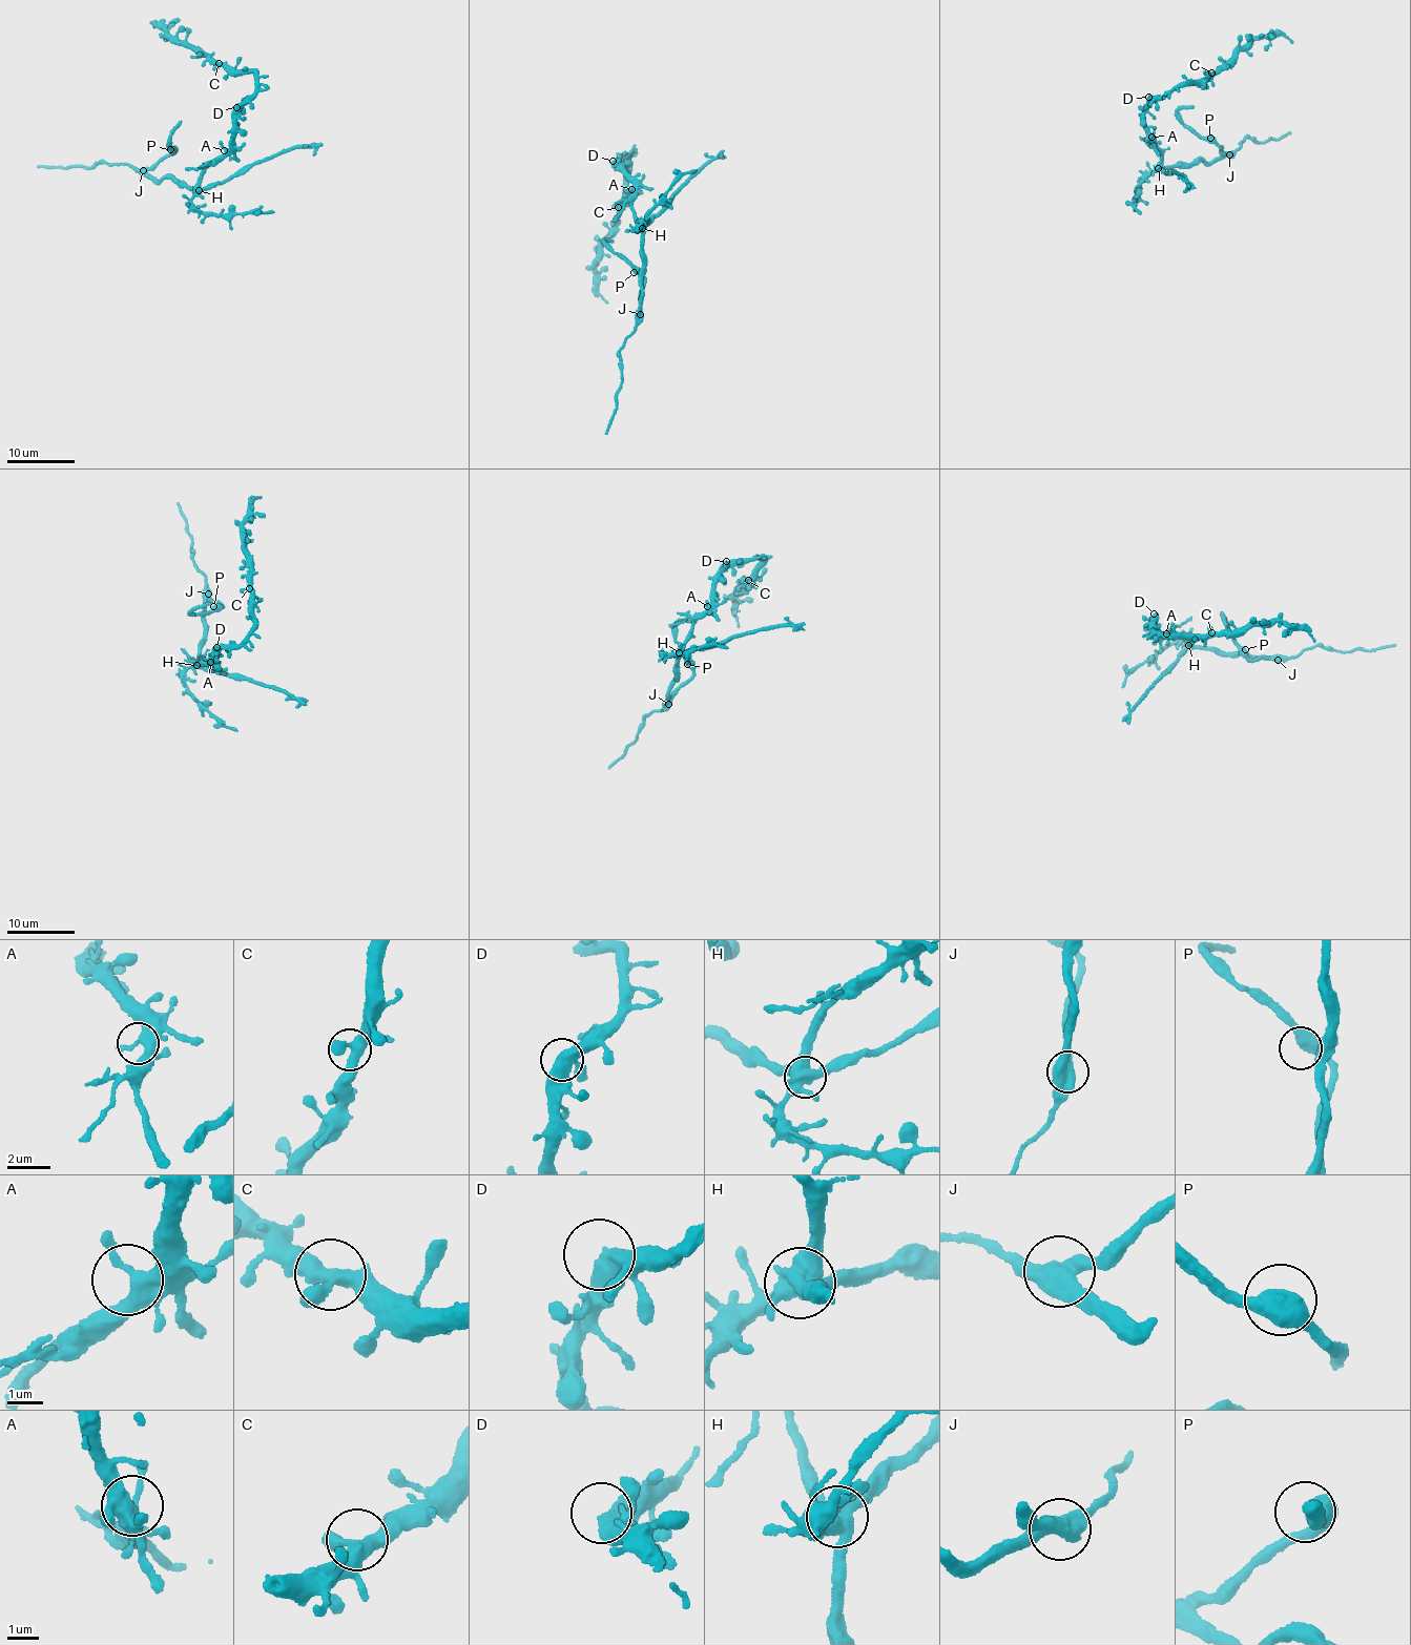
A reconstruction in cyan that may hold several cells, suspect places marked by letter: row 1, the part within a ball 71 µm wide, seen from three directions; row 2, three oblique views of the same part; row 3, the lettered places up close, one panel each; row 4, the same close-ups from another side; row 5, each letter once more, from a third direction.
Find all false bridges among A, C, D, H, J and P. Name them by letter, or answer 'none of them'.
H, J

